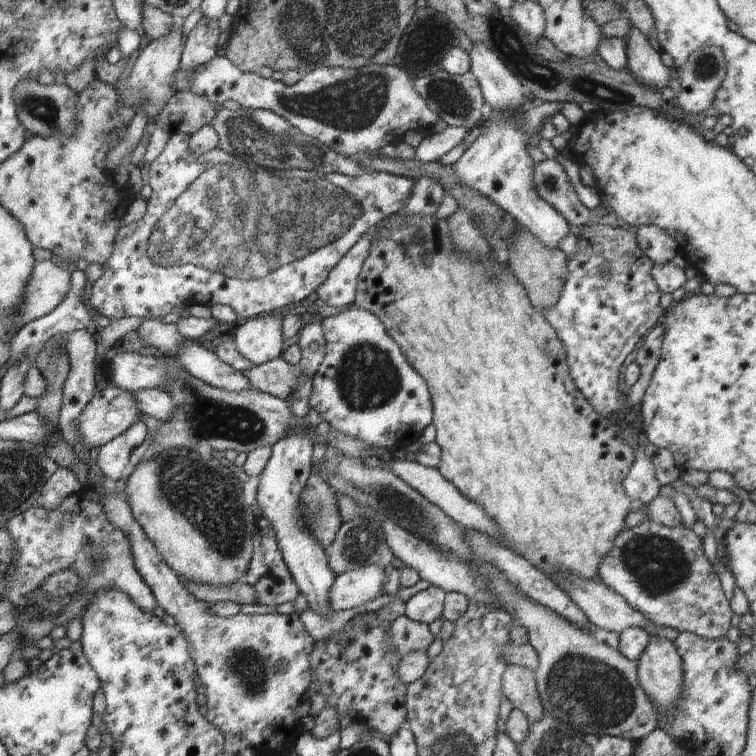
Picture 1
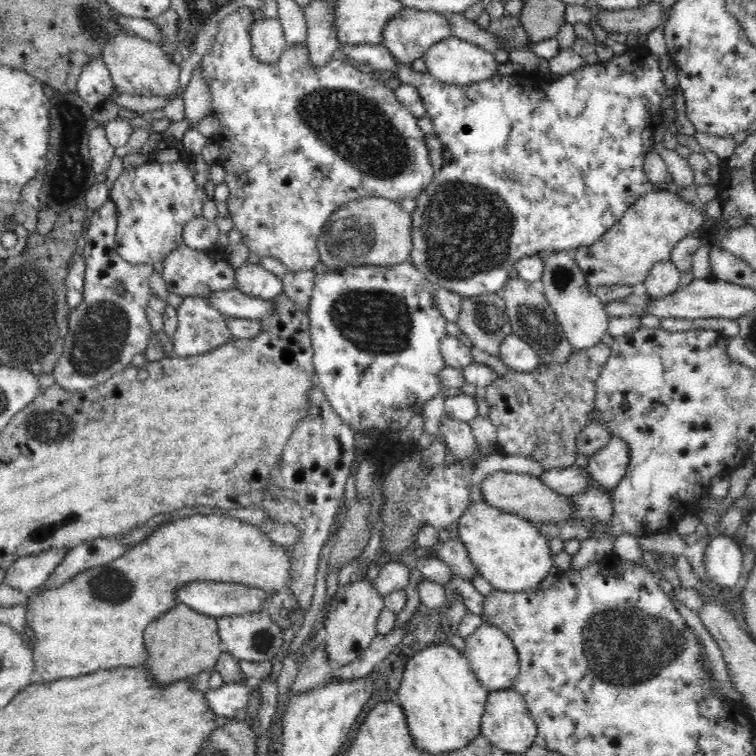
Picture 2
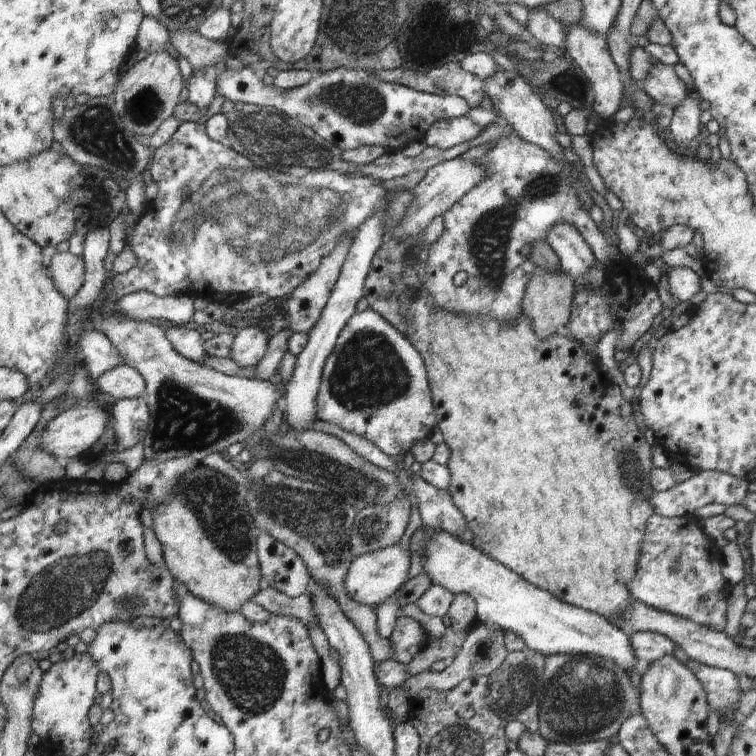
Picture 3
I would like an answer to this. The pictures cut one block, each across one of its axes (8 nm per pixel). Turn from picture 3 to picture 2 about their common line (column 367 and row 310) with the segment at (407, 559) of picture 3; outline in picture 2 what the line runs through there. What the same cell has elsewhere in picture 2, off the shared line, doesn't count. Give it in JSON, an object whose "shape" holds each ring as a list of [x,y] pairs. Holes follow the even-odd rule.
{"shape":[[[566,250],[550,253],[544,261],[543,275],[540,279],[544,285],[544,295],[554,309],[558,322],[573,348],[590,348],[601,342],[602,336],[608,333],[609,314],[606,312],[605,304],[590,290],[573,253]]]}

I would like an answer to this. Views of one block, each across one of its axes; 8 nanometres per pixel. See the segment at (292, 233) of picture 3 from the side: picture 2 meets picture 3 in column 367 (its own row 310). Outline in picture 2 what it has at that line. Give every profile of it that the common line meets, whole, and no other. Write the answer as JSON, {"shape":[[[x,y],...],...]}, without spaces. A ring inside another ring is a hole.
{"shape":[[[198,295],[183,297],[183,301],[177,309],[178,328],[172,338],[174,352],[178,357],[186,358],[210,352],[210,350],[234,340],[230,327],[228,327],[228,318],[228,315],[216,309],[206,297]]]}

